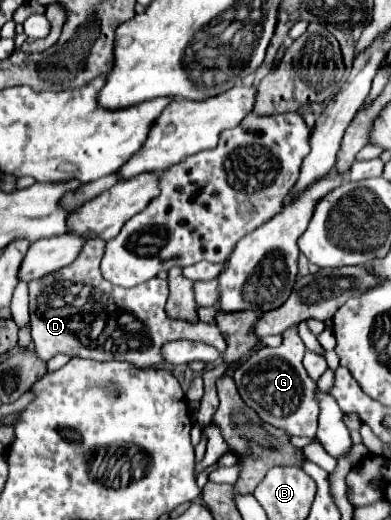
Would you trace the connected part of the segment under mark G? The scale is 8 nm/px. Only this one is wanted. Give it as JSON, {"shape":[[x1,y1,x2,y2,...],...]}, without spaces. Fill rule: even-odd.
{"shape":[[294,327,284,333,280,347,258,351,248,361,244,361,234,371,234,381,242,401,252,407,264,423,270,423,288,435,314,439,318,425,318,403,314,399,314,381,302,367,304,351,306,347,298,337,298,329]]}

